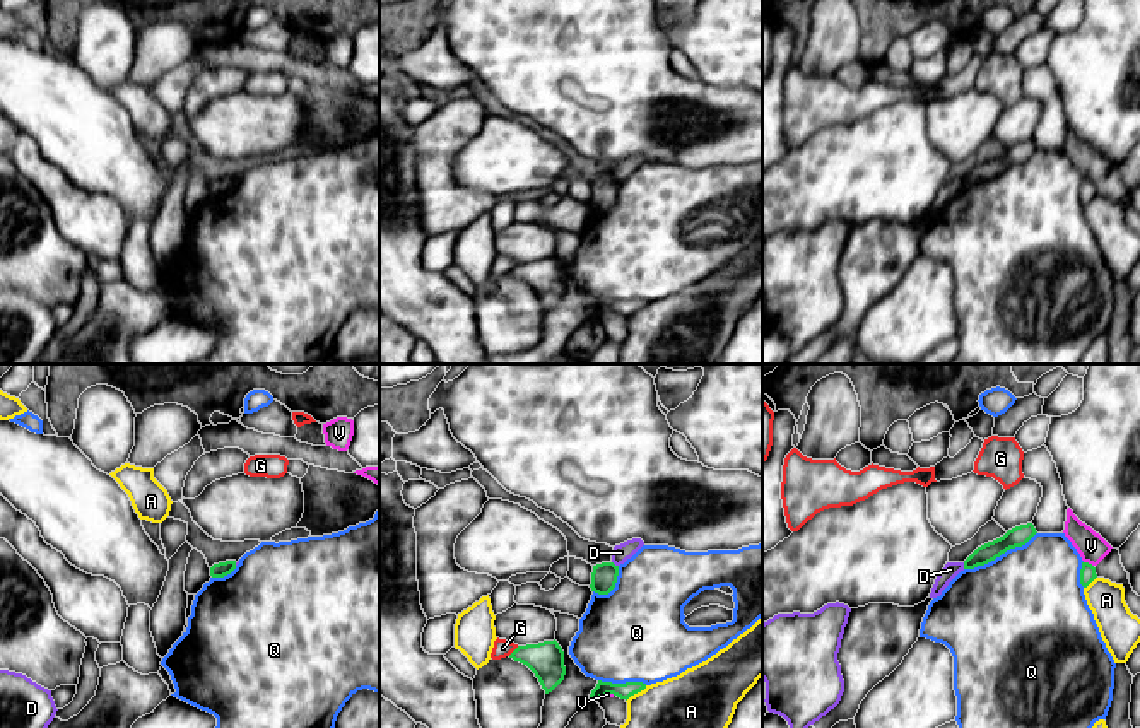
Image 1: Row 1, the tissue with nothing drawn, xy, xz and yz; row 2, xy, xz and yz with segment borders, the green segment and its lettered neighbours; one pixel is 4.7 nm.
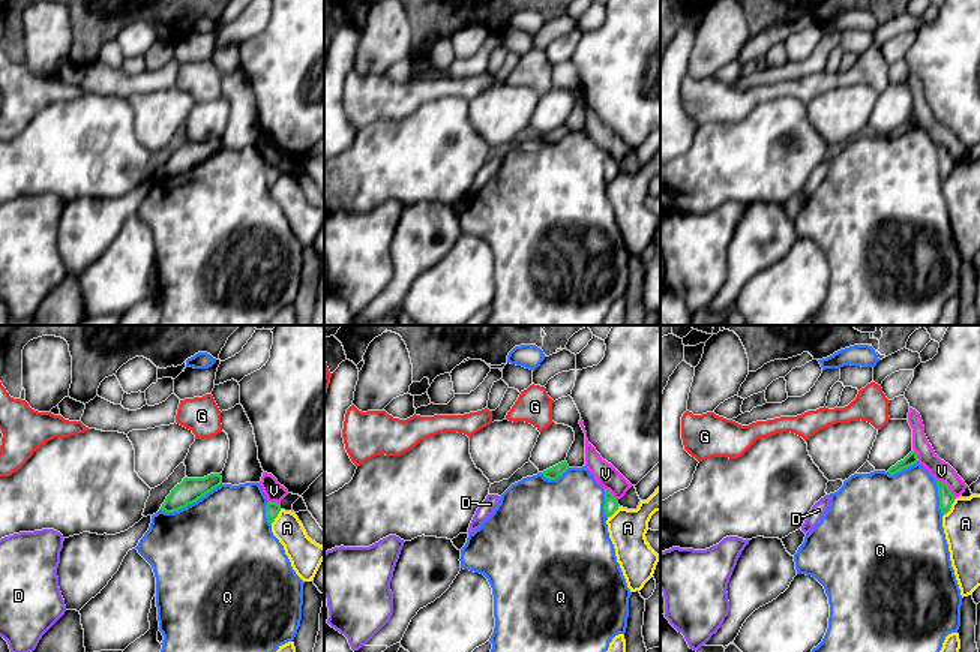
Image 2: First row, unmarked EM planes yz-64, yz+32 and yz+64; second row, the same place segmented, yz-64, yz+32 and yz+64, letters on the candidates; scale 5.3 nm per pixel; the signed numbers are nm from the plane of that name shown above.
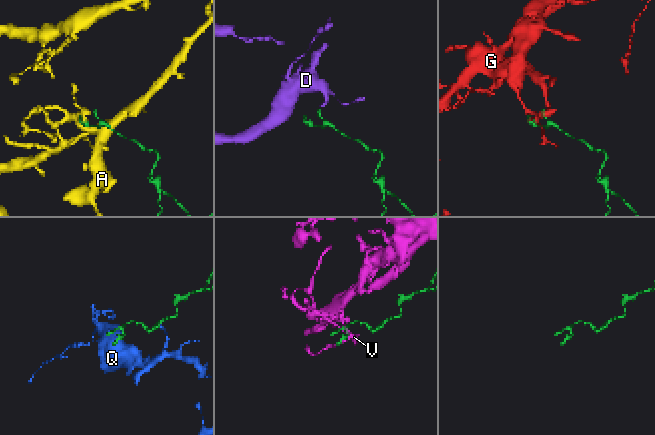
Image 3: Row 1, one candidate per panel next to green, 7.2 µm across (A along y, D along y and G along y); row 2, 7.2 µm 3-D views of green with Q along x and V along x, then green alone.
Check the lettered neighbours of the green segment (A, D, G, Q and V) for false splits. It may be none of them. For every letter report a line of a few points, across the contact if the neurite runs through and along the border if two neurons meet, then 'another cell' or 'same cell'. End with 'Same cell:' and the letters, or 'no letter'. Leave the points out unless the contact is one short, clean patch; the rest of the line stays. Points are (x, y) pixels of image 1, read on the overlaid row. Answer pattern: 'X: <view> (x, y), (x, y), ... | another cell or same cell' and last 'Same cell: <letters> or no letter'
A: another cell
D: xz (612, 561), (617, 566) | another cell
G: xz (518, 646), (508, 655) | another cell
Q: another cell
V: yz (1084, 561), (1092, 566) | another cell
Same cell: no letter

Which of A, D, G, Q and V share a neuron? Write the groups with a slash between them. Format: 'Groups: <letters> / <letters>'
Groups: A / D / G / Q / V

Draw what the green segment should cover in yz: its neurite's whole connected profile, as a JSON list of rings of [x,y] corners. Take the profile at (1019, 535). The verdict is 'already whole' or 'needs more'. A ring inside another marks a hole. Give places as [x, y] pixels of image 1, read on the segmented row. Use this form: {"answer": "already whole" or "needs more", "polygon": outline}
{"answer": "already whole", "polygon": [[[1032,523],[1015,526],[1008,530],[1003,537],[978,547],[966,561],[964,569],[974,569],[984,566],[1010,549],[1025,545],[1034,535],[1036,528]]]}

